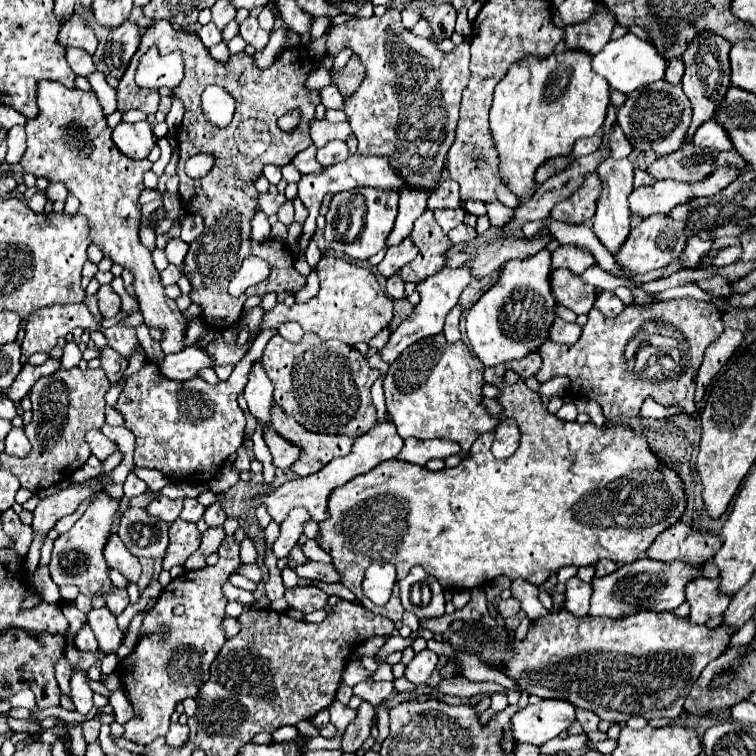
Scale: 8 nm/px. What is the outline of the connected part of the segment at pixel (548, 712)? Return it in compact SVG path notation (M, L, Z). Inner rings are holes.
M541 700L535 706L519 710L511 718L515 744L541 746L559 736L575 720L575 706L565 700Z

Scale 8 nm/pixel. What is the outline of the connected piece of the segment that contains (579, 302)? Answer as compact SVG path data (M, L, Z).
M567 268L553 270L551 274L551 290L557 302L575 314L589 314L595 304L597 290L581 280L581 276L573 274Z

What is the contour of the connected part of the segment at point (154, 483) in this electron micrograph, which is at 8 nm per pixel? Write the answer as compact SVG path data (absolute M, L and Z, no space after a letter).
M140 468L140 479L147 484L150 491L159 491L170 481L162 472L146 468Z

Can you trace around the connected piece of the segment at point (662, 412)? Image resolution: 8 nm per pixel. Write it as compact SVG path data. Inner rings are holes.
M647 398L645 404L643 404L643 408L641 408L641 416L643 416L643 418L664 418L682 413L683 411L677 406L670 408L659 406L653 398Z

